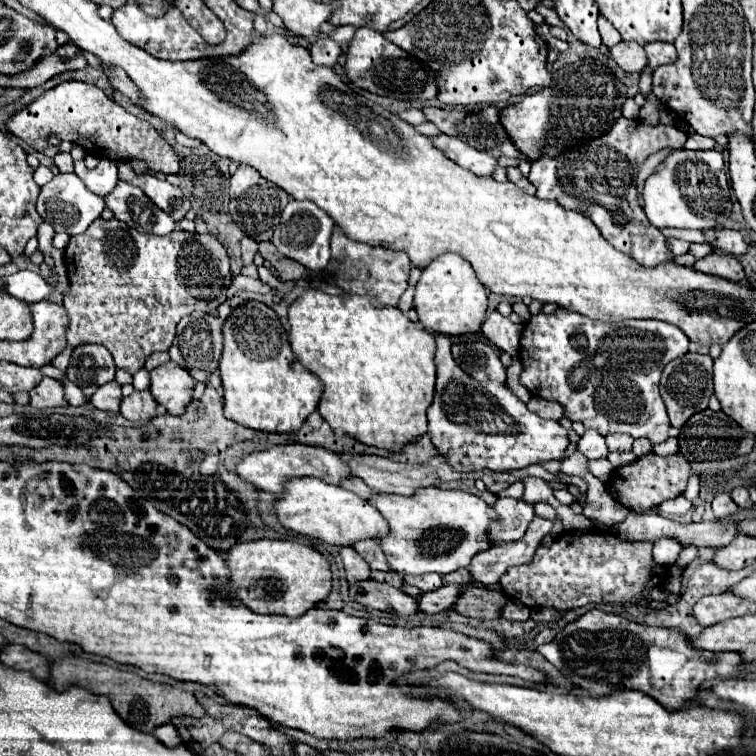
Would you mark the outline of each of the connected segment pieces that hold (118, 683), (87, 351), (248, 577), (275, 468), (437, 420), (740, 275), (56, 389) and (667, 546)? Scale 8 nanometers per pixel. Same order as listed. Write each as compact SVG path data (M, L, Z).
M68 656L52 664L50 686L58 692L68 690L70 686L80 686L80 688L88 688L92 694L104 694L110 698L114 710L120 714L122 720L126 720L128 726L146 734L152 734L154 728L168 724L174 716L202 718L206 714L206 710L196 702L194 694L182 692L168 684L154 684L150 680L140 678L138 674L118 670L108 664L96 664L96 662L88 662L84 658L74 658L74 656Z
M84 344L74 348L70 366L66 370L70 382L84 390L90 398L102 384L112 382L116 366L112 354L100 344Z
M254 540L236 544L226 554L232 572L232 596L240 598L258 614L284 614L288 618L302 616L318 602L326 600L332 590L330 562L316 550L294 540Z
M286 444L286 446L272 446L262 452L252 452L238 464L238 476L250 484L254 484L258 490L280 494L284 490L284 482L290 482L292 478L302 476L314 476L328 484L338 486L342 480L352 476L348 470L348 462L342 460L336 452L330 452L320 446L304 446L304 444Z
M436 334L436 368L436 396L428 408L428 432L438 454L448 456L448 464L456 472L520 470L564 456L570 444L568 430L554 420L532 414L504 384L470 378L454 362L446 334Z
M712 252L712 254L708 254L708 256L700 258L700 260L696 260L694 268L698 272L704 272L704 274L714 274L714 276L728 278L732 282L742 282L746 278L742 264L734 256L716 254L716 252Z
M44 378L40 386L30 390L30 404L34 408L56 408L56 406L68 406L64 398L64 388L54 378Z
M660 538L660 542L654 544L654 560L662 566L672 566L680 554L682 546L672 538Z

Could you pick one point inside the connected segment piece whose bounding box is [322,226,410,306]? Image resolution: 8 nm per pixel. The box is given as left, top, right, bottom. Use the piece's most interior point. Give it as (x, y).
(382, 272)

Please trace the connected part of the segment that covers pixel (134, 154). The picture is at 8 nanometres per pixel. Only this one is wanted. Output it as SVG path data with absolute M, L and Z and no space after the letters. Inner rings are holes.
M62 82L42 94L28 108L10 118L8 130L22 138L30 148L44 156L52 156L46 136L54 134L62 140L82 146L88 154L108 160L144 160L152 172L178 174L180 158L176 150L154 130L152 124L132 116L120 104L104 94L102 88L86 82Z

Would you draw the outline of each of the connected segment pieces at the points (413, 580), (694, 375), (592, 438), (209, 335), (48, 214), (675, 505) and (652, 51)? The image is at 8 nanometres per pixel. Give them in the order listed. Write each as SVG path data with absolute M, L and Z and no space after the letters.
M422 574L422 576L404 576L404 582L410 586L420 588L422 592L432 592L442 586L442 576L440 574Z
M688 352L688 354L672 360L662 372L660 394L662 394L662 400L666 404L666 410L668 410L668 416L670 416L670 422L674 428L682 428L684 422L692 414L708 408L708 400L710 400L712 392L714 392L714 386L712 386L712 358L710 356Z
M586 430L578 442L578 452L582 452L586 458L608 458L606 440L596 430Z
M196 312L190 316L184 316L178 324L178 332L174 338L174 344L170 348L170 358L178 366L182 366L196 382L206 382L210 374L218 368L218 360L222 354L222 322L216 316Z
M74 172L56 174L46 186L42 186L42 192L38 196L38 214L42 216L42 220L52 224L56 232L64 232L68 236L82 234L96 218L100 218L104 208L106 208L104 198L88 192L84 182Z
M678 496L674 500L666 500L666 502L660 504L660 510L664 514L676 514L676 516L686 514L690 508L692 508L692 502L688 498L684 498L684 496Z
M650 42L648 46L644 46L644 50L648 54L648 66L650 68L658 68L658 66L676 62L676 48L674 48L674 44Z

